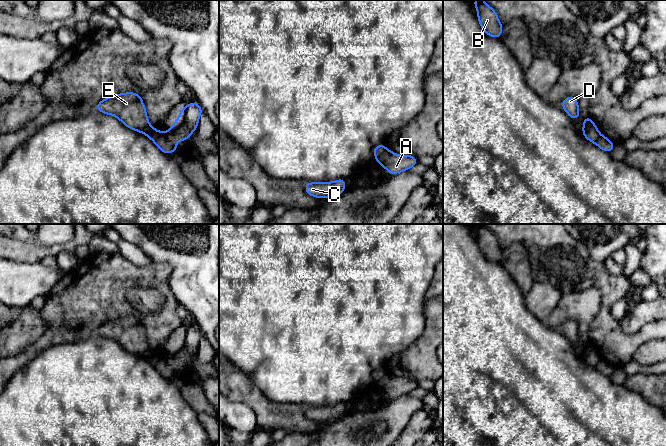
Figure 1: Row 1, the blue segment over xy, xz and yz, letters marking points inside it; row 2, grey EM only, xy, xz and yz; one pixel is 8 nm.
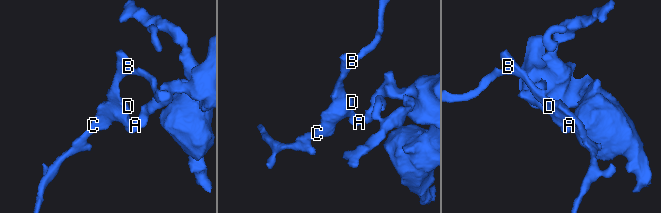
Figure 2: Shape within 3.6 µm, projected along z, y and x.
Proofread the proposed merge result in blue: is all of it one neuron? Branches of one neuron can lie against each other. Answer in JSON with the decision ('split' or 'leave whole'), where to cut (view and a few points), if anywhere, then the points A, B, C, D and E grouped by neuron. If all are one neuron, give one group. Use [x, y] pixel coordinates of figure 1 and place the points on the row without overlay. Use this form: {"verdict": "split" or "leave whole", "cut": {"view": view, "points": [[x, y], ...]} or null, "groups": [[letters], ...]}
{"verdict": "split", "cut": {"view": "xz", "points": [[387, 374], [376, 381]]}, "groups": [["A"], ["B", "C", "D", "E"]]}

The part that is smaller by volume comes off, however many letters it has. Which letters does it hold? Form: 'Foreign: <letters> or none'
Foreign: B, C, D, E

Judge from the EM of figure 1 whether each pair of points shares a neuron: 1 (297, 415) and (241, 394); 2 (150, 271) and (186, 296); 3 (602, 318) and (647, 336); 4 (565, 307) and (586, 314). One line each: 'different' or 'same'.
1: same
2: different
3: same
4: same

